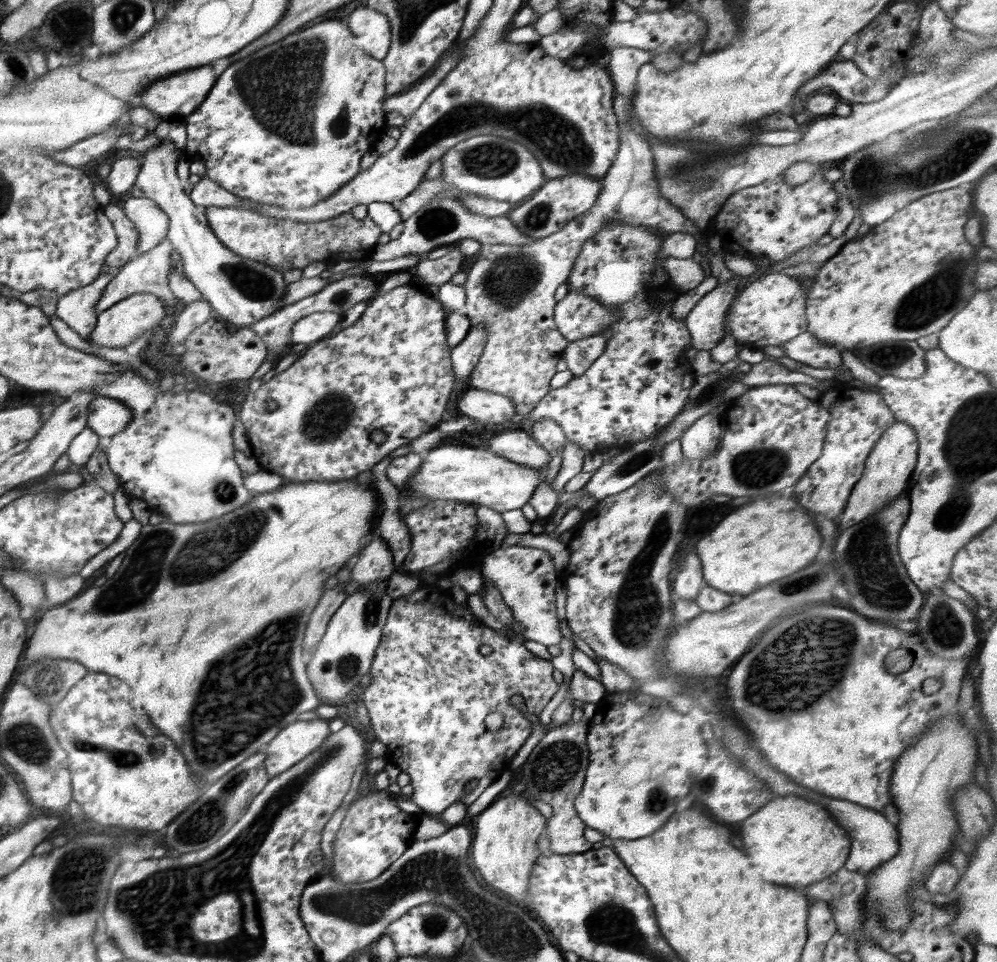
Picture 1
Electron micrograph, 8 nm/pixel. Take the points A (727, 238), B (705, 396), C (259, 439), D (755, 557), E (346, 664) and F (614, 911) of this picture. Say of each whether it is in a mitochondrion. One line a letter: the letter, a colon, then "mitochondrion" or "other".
A: other
B: mitochondrion
C: other
D: other
E: mitochondrion
F: mitochondrion

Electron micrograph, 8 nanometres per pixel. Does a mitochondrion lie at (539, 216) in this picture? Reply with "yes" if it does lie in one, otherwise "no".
yes

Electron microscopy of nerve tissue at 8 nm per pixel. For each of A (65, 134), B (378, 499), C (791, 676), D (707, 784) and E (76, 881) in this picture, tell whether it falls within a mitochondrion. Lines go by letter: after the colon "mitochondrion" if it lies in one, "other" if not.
A: other
B: other
C: mitochondrion
D: mitochondrion
E: mitochondrion

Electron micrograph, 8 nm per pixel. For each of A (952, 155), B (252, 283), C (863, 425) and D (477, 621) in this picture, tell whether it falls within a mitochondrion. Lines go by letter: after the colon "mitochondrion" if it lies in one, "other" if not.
A: mitochondrion
B: mitochondrion
C: other
D: other

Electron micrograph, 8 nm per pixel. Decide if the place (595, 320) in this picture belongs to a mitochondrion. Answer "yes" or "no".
no

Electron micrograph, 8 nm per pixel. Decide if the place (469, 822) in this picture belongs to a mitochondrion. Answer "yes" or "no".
no

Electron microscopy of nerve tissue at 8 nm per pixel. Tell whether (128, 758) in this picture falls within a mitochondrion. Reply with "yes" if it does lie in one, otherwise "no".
yes

